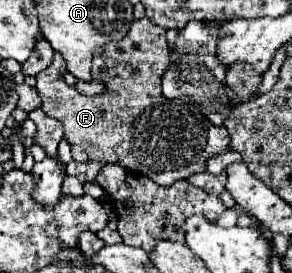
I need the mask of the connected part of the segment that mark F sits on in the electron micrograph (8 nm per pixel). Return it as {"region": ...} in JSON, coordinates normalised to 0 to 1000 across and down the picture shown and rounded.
{"region":[[[473,70],[452,84],[438,128],[397,158],[370,158],[349,172],[349,194],[322,209],[315,275],[336,297],[356,297],[363,341],[336,355],[274,348],[253,319],[233,319],[219,297],[226,231],[205,194],[185,194],[178,231],[123,275],[123,326],[144,355],[144,407],[219,458],[219,502],[247,531],[247,582],[267,597],[295,590],[349,590],[349,597],[397,597],[438,626],[500,641],[527,656],[527,670],[582,685],[603,663],[644,656],[664,634],[705,626],[705,597],[719,575],[774,560],[788,546],[788,495],[767,458],[726,458],[685,407],[658,399],[637,377],[603,363],[568,363],[548,326],[548,275],[562,245],[582,231],[582,187],[568,158],[568,106],[534,99],[507,70]]]}

